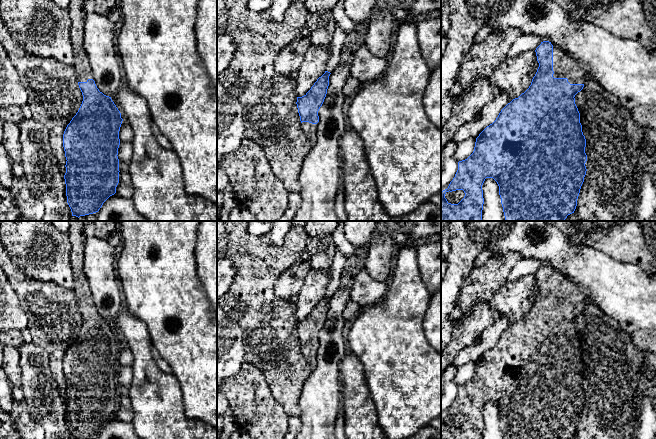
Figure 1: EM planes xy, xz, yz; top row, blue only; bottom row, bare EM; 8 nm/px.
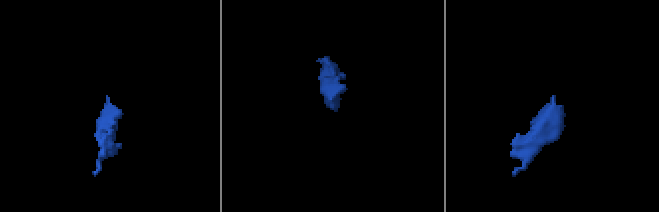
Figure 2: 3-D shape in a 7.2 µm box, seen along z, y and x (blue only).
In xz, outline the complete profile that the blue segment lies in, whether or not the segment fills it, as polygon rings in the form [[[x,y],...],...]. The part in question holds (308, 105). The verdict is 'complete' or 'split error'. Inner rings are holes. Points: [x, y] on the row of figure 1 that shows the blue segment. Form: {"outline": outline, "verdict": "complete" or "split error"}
{"outline": [[[330,72],[317,79],[311,89],[302,97],[297,97],[297,108],[301,121],[301,129],[313,143],[316,141],[318,111],[322,106],[329,86]]], "verdict": "split error"}

